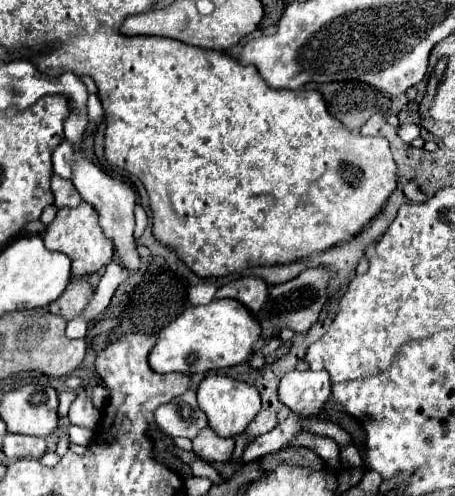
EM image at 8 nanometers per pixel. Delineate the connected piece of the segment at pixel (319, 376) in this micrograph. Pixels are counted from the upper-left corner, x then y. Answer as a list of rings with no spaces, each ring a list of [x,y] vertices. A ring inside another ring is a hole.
[[[290,371],[282,377],[278,397],[294,413],[314,415],[330,397],[332,385],[326,371]]]

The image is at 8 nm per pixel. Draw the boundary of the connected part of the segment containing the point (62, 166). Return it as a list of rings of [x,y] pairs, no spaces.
[[[62,141],[56,151],[52,153],[52,163],[54,163],[54,173],[62,179],[72,179],[72,157],[74,149],[70,143]]]

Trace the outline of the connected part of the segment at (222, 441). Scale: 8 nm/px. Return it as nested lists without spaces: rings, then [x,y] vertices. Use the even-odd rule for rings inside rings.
[[[210,427],[200,431],[200,435],[196,435],[196,439],[192,439],[192,443],[194,443],[194,453],[200,455],[204,461],[226,463],[234,451],[234,439],[220,437]]]

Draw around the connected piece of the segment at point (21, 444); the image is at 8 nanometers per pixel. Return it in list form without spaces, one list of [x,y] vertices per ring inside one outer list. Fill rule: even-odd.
[[[8,433],[4,437],[4,455],[8,459],[20,459],[20,457],[32,457],[40,459],[46,451],[46,441],[42,437],[32,437],[32,435],[16,435]]]

